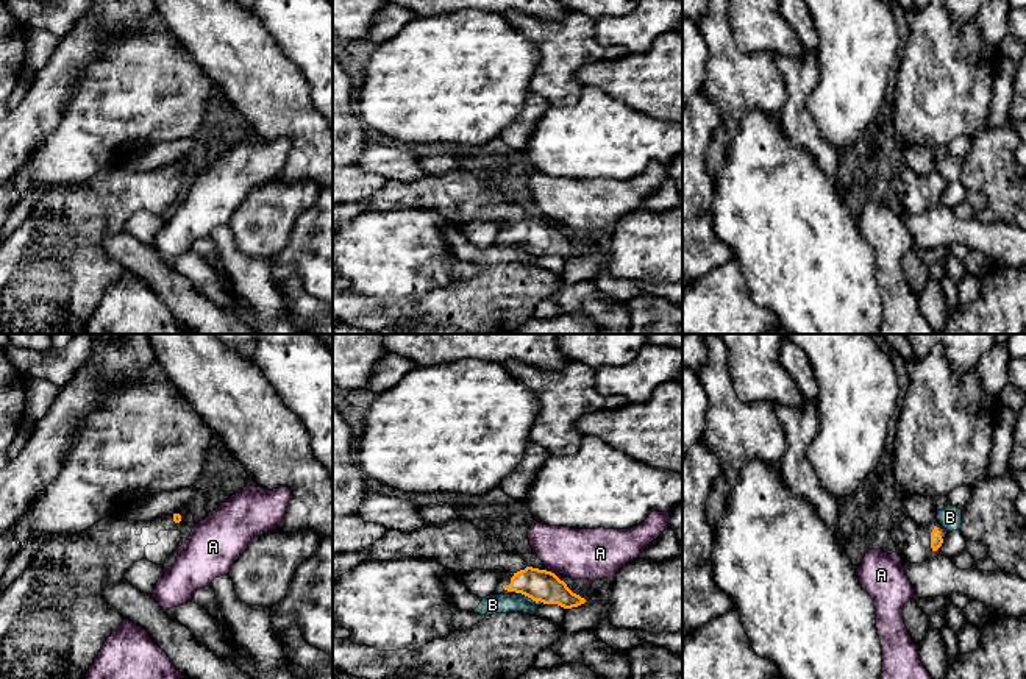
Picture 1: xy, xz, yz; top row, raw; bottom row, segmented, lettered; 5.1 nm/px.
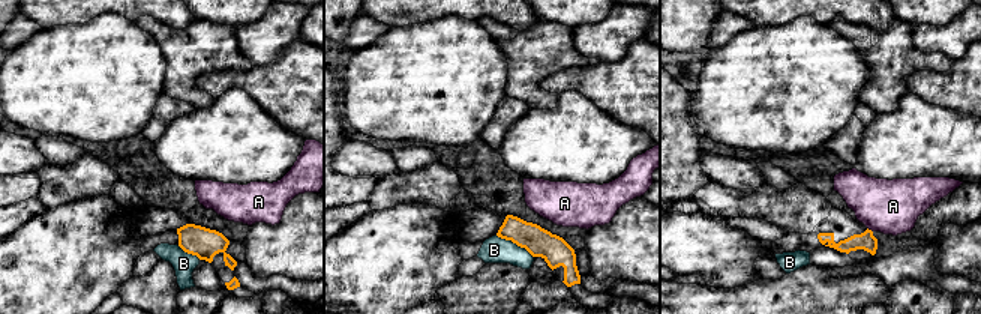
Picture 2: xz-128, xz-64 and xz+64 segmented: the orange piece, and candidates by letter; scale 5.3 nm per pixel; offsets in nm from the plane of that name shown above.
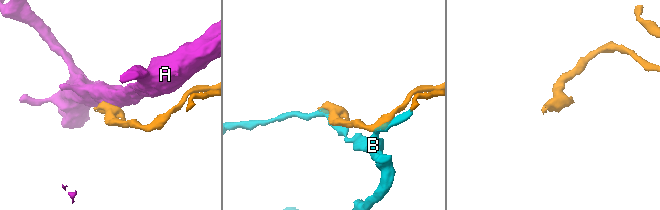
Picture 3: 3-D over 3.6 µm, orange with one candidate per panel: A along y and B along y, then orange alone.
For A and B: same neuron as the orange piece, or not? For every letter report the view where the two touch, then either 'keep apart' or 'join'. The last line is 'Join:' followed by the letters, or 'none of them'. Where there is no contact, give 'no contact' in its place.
A: contact in xz; keep apart
B: contact in xz; keep apart
Join: none of them

